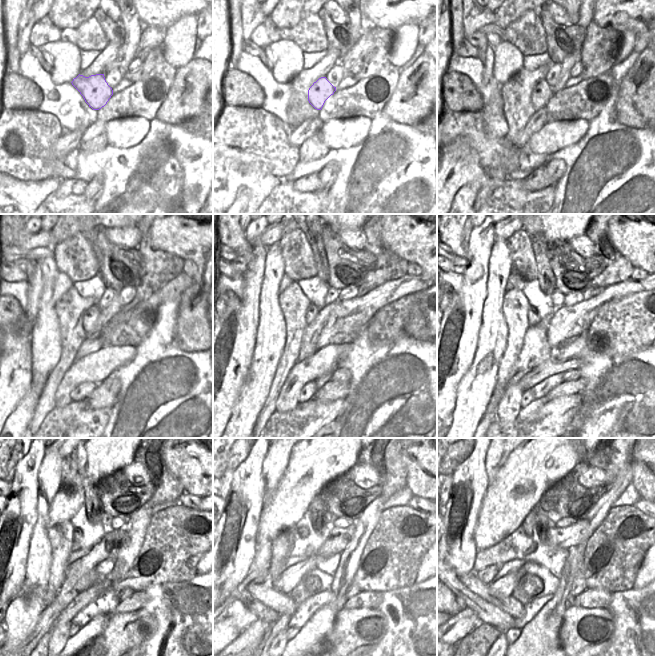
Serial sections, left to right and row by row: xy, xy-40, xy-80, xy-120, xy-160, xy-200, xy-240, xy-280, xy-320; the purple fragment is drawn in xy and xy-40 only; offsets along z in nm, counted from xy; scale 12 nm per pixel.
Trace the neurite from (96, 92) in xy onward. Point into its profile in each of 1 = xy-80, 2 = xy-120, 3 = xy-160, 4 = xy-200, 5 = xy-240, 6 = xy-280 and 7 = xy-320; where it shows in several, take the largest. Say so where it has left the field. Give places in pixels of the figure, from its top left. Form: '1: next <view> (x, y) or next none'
1: next xy-80 (542, 92)
2: next xy-120 (92, 315)
3: next xy-160 (312, 311)
4: next xy-200 (533, 316)
5: next xy-240 (78, 534)
6: next xy-280 (303, 532)
7: next xy-320 (531, 517)

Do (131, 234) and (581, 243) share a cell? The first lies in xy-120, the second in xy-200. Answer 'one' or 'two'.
one

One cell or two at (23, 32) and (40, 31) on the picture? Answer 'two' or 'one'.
two

